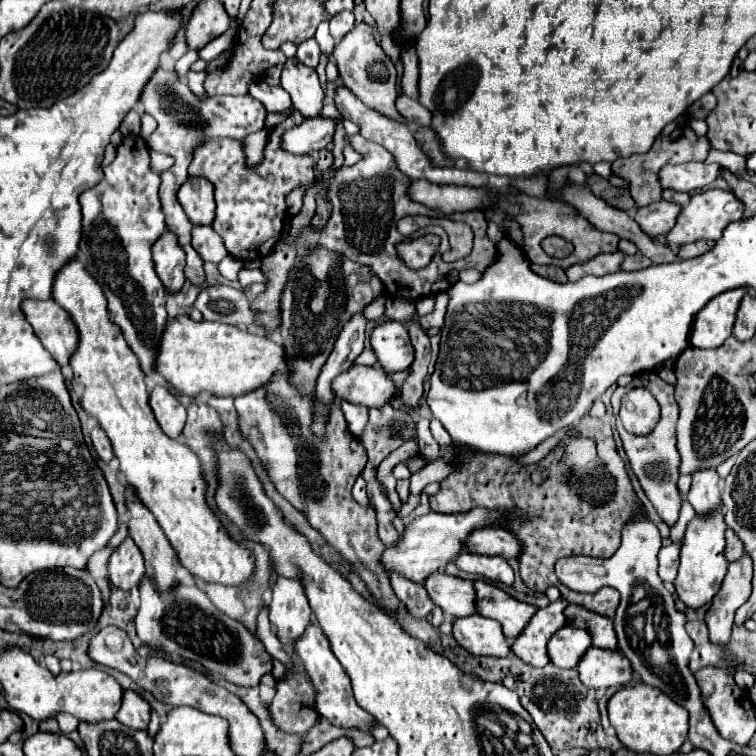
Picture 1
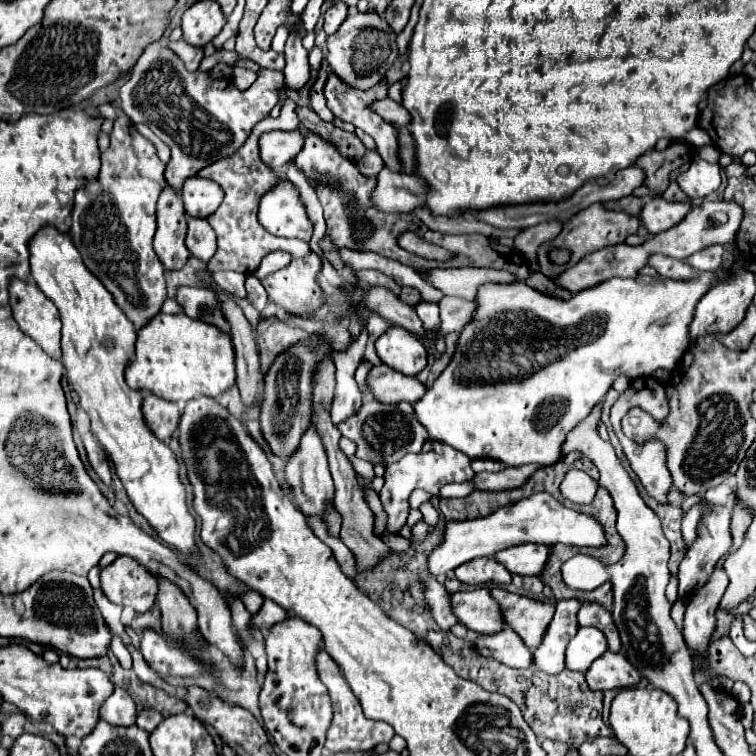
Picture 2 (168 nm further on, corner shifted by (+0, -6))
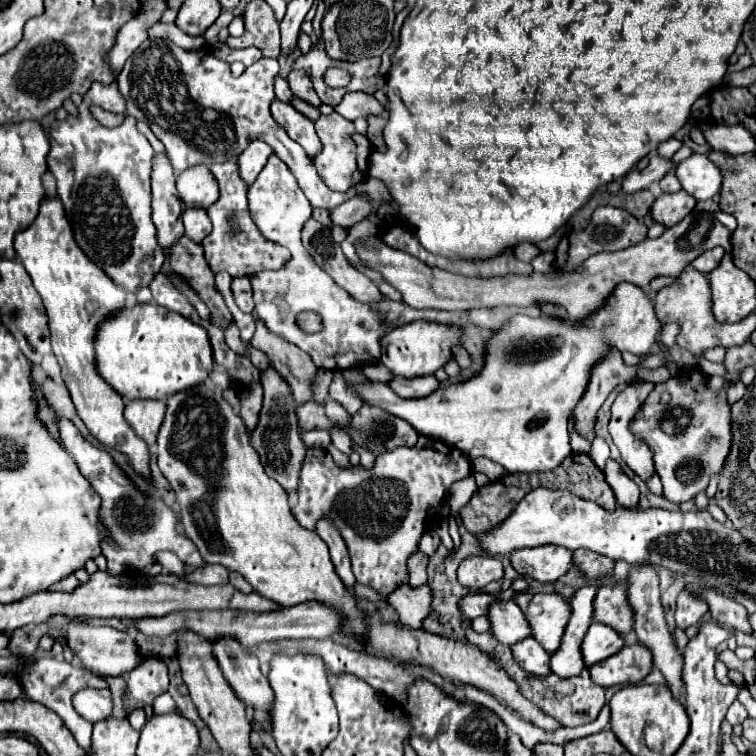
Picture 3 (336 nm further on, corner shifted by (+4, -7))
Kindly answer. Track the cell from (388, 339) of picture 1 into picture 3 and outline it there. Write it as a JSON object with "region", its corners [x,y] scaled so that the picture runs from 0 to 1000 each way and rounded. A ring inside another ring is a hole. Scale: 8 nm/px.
{"region":[[[549,423],[544,429],[536,429],[530,434],[517,437],[507,450],[507,474],[504,479],[522,495],[533,500],[552,500],[575,495],[581,487],[586,487],[591,479],[599,476],[599,458],[610,455],[610,434],[599,429],[583,429],[583,426],[567,426],[567,423]]]}

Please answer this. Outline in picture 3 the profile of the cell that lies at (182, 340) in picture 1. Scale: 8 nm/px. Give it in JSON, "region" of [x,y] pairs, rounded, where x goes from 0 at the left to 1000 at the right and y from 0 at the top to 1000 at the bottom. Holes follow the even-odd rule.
{"region":[[[208,402],[163,405],[160,413],[131,431],[126,447],[126,474],[131,497],[163,524],[163,529],[205,526],[216,529],[237,516],[269,508],[282,487],[282,466],[274,439]]]}

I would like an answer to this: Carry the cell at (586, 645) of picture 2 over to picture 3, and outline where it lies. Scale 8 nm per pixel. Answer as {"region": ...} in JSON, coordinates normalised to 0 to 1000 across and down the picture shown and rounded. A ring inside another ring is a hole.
{"region":[[[795,823],[782,825],[774,847],[771,847],[771,873],[776,881],[795,876],[811,865],[816,865],[827,854],[827,841],[816,839],[808,828],[800,828]]]}

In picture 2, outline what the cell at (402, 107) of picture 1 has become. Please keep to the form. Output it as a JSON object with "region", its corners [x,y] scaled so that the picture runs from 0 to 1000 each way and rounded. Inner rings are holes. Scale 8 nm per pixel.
{"region":[[[515,128],[499,134],[499,136],[493,139],[493,144],[496,144],[512,163],[520,163],[520,165],[528,165],[528,168],[536,168],[536,165],[541,165],[541,160],[544,160],[541,147],[538,147],[530,136],[525,136],[525,134],[515,131]]]}

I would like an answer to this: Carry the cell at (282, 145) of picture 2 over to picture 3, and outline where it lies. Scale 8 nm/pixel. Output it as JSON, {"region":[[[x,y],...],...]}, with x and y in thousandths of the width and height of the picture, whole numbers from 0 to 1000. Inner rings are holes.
{"region":[[[335,185],[335,188],[321,198],[321,204],[319,204],[316,212],[313,212],[319,238],[324,238],[327,243],[335,243],[337,235],[343,233],[345,222],[353,217],[353,209],[356,209],[358,201],[361,201],[358,193],[353,193],[351,188]]]}

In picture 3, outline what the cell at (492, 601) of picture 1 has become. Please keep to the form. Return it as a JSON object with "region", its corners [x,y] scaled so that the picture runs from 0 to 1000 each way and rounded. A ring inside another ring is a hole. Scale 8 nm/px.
{"region":[[[689,783],[681,788],[692,812],[702,823],[705,844],[716,849],[721,860],[734,862],[742,854],[742,839],[753,823],[755,802],[745,786],[700,786]]]}

